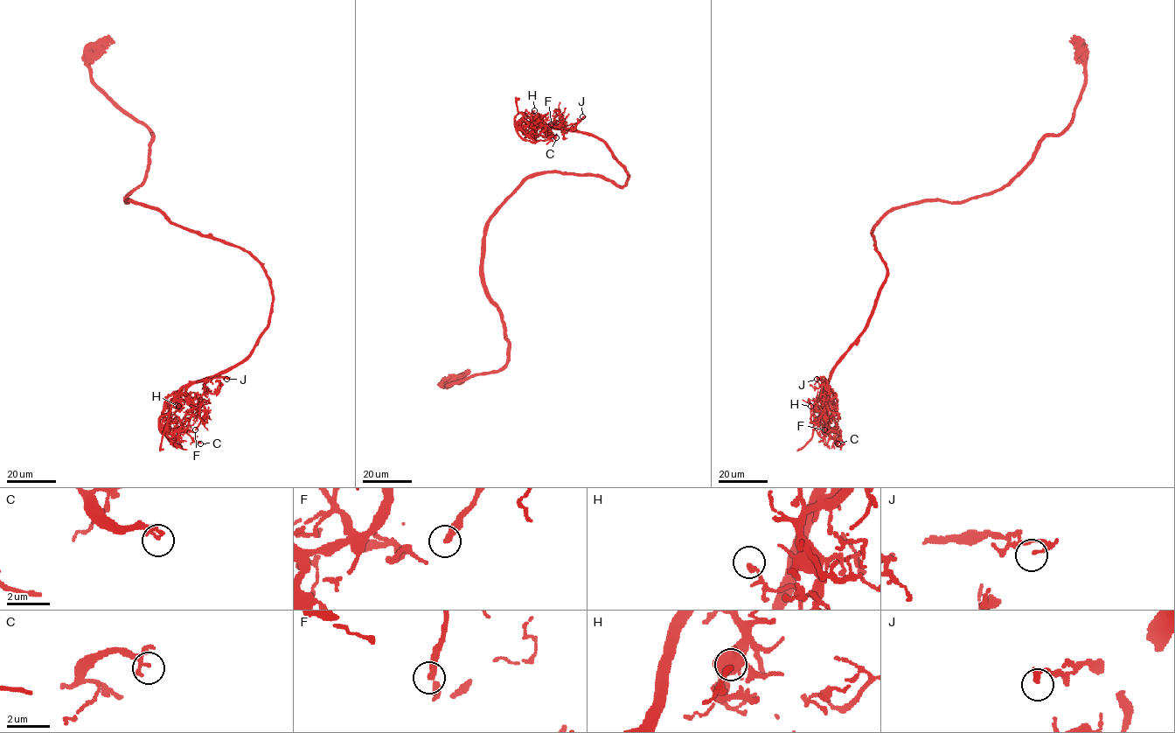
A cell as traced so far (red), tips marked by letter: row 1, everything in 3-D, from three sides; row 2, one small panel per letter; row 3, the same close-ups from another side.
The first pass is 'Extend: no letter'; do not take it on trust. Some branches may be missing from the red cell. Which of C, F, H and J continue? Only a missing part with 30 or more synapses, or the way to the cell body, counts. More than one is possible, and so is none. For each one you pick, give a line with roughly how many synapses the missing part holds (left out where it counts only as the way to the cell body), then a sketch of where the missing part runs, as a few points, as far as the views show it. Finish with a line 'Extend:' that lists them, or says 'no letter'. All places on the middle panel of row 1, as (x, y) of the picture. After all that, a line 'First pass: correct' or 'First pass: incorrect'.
Extend: no letter
First pass: correct

